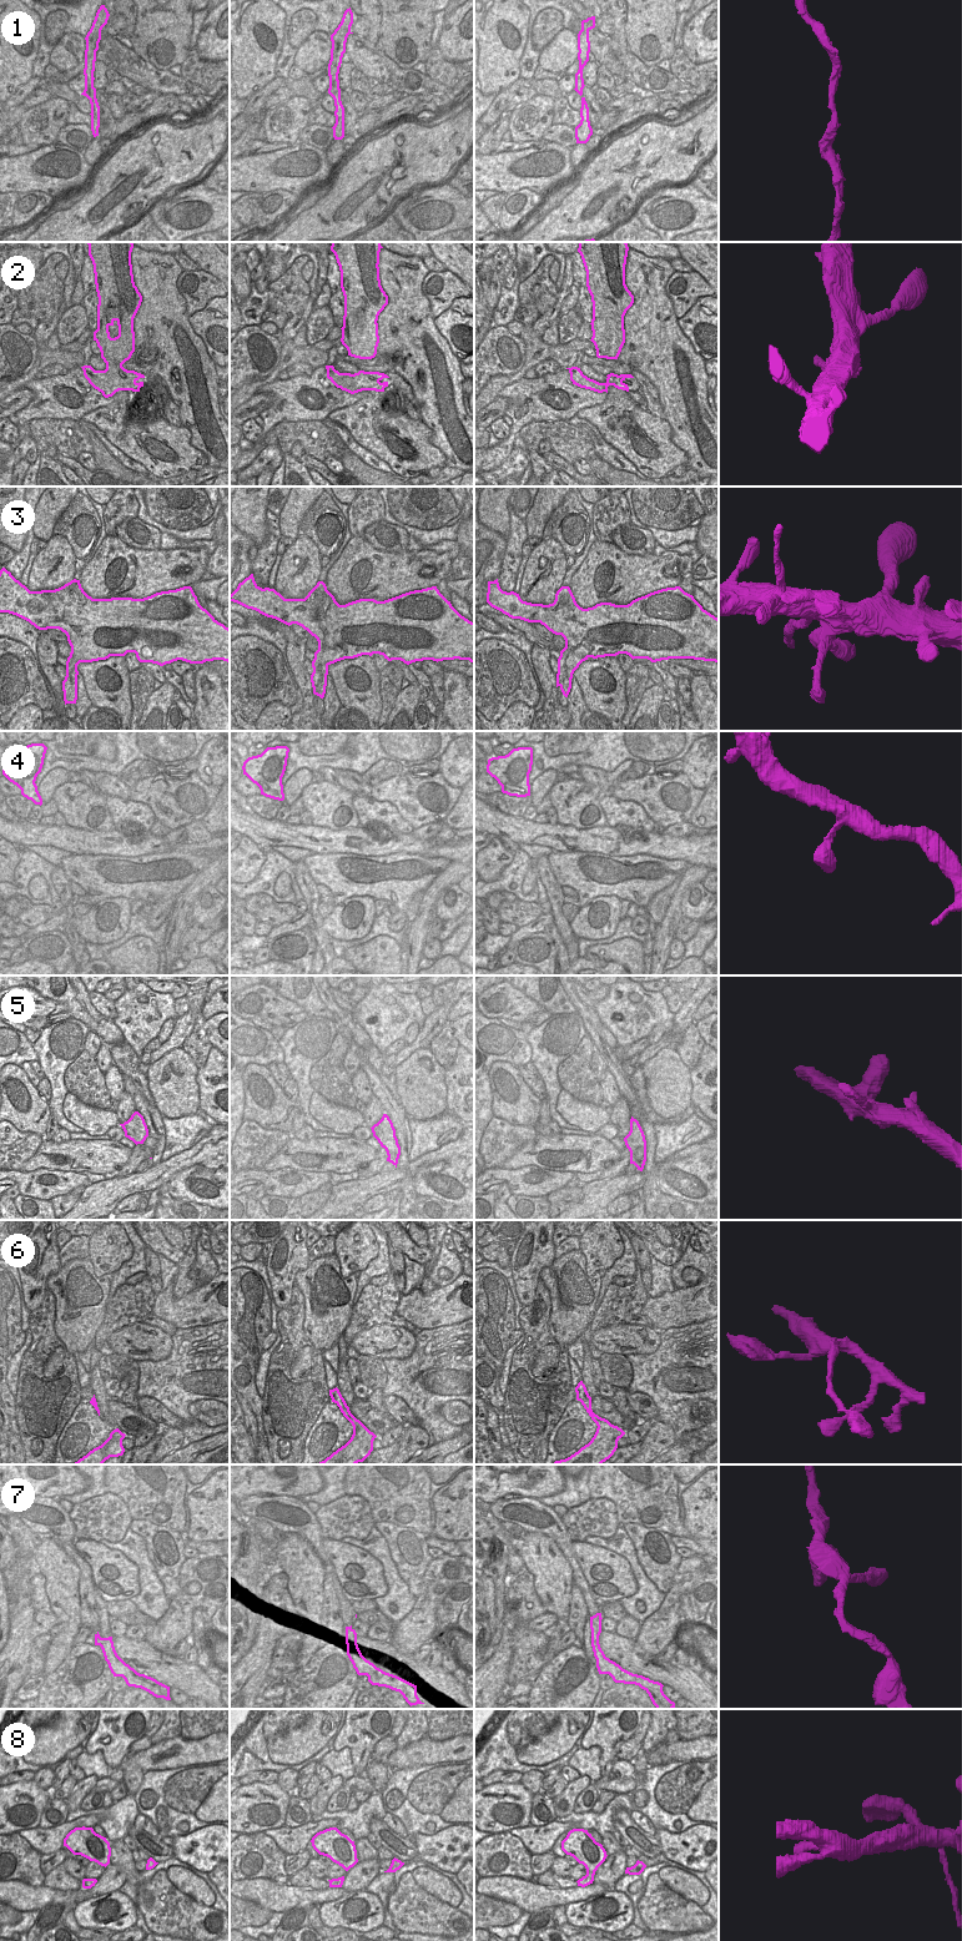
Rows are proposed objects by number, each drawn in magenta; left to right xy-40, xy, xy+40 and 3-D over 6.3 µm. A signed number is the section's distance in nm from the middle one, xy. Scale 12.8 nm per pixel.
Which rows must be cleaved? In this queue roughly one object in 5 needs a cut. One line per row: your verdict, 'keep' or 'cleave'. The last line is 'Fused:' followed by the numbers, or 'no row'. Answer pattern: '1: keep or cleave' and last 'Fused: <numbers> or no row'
1: keep
2: keep
3: keep
4: keep
5: keep
6: keep
7: keep
8: keep
Fused: no row

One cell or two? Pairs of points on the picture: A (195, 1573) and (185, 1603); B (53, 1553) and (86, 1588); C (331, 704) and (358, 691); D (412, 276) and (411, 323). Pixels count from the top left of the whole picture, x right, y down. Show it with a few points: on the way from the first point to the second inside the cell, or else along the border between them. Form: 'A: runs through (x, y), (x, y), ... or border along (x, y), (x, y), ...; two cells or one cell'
A: runs through (187, 1578), (182, 1583), (182, 1596); one cell
B: border along (66, 1554), (79, 1569), (79, 1611); two cells
C: border along (328, 674), (338, 702), (342, 706); two cells
D: runs through (409, 287), (409, 312); one cell

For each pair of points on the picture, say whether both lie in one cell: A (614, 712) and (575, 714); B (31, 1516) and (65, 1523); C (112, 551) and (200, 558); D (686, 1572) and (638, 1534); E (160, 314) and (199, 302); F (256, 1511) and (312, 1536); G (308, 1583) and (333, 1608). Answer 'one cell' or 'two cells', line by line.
A: two cells
B: one cell
C: one cell
D: two cells
E: two cells
F: one cell
G: two cells

